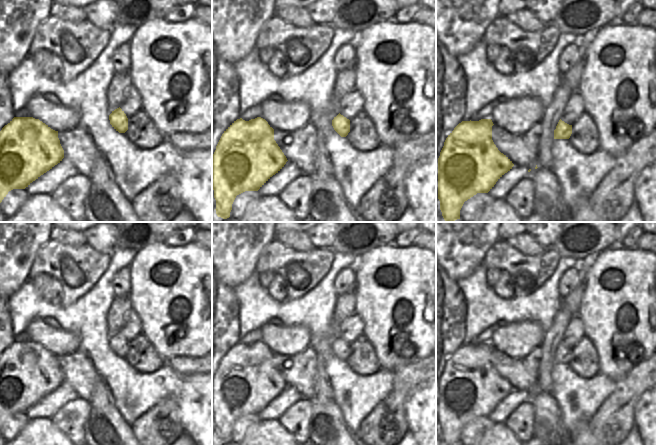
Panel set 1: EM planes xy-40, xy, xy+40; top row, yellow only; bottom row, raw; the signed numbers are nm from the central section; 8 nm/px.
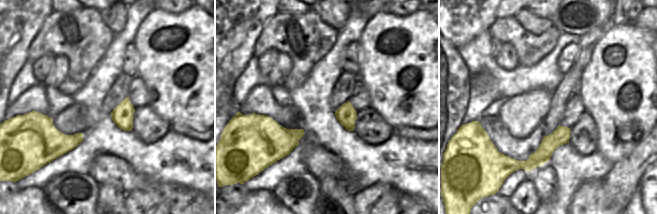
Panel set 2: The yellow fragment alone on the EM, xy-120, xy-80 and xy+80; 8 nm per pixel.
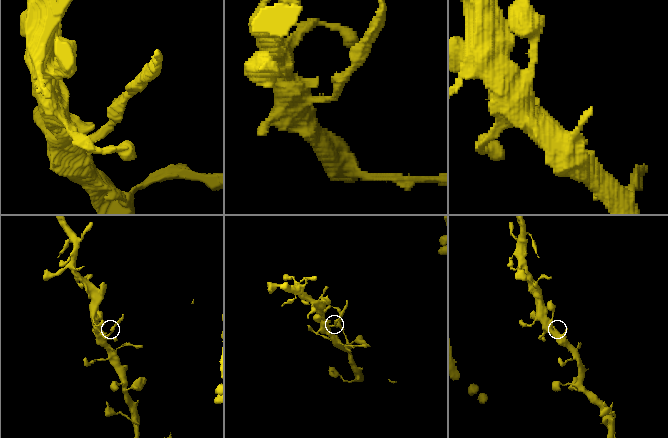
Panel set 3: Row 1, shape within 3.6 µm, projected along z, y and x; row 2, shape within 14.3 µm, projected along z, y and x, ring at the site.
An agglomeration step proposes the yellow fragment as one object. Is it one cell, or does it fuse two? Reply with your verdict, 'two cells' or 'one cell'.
two cells

